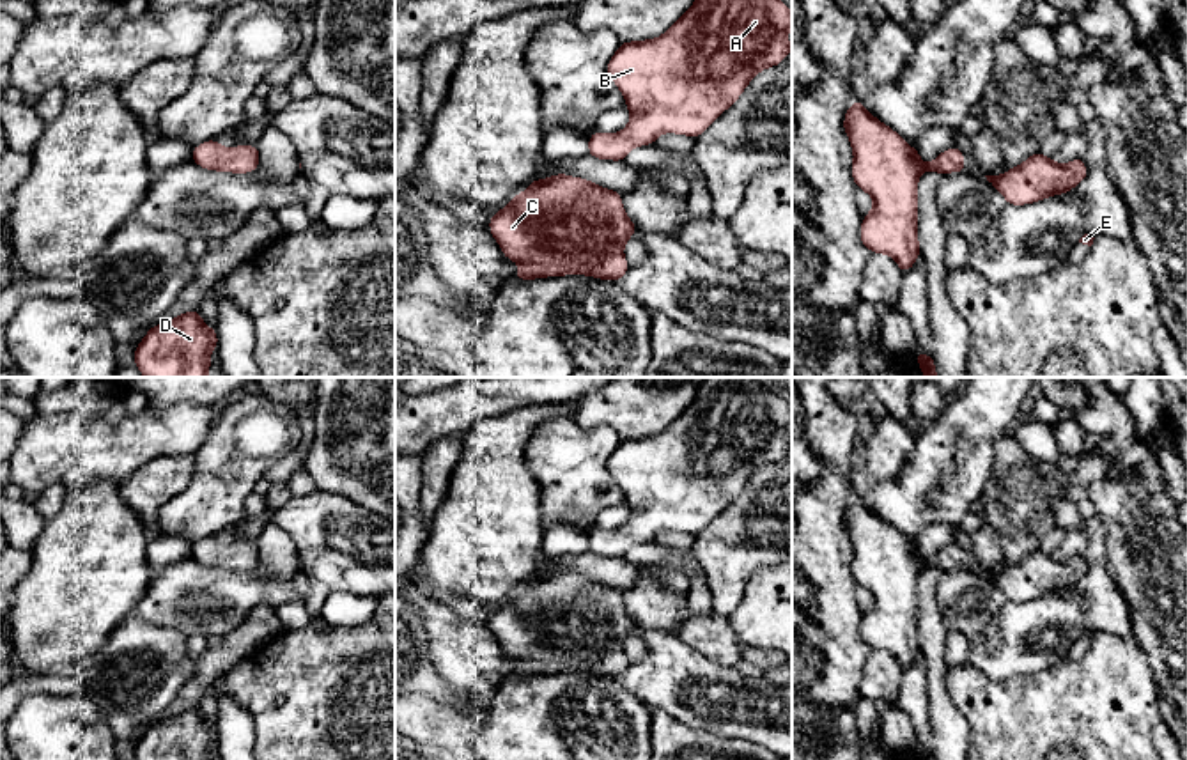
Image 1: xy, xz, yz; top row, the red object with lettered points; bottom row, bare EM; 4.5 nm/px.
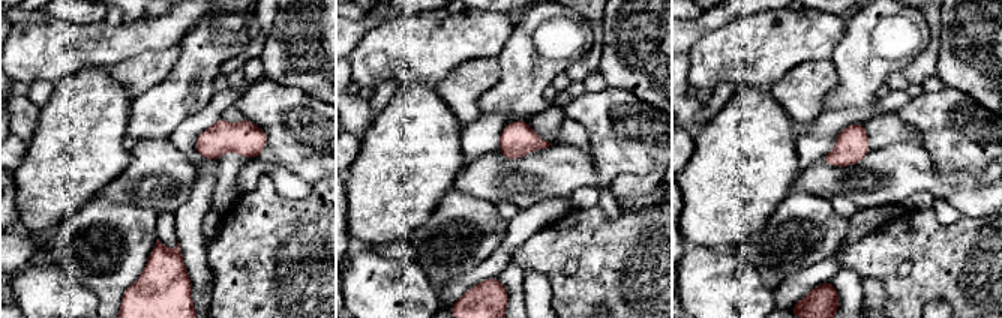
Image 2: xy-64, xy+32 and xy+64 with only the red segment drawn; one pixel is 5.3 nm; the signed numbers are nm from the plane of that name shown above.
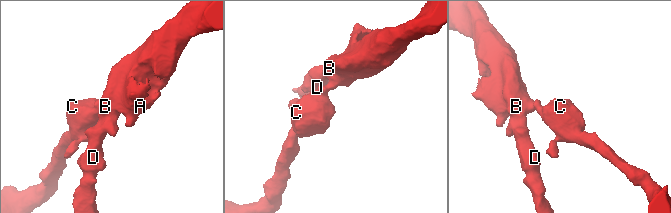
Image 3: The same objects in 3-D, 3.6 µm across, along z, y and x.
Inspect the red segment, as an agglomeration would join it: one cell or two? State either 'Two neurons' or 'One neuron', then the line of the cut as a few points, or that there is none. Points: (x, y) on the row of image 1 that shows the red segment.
One neuron. No split

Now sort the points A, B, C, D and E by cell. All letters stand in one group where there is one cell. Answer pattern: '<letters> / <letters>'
A B C D E

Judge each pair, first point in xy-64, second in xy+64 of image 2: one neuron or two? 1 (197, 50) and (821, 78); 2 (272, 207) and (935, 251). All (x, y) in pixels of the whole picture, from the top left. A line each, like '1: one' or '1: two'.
1: two
2: one

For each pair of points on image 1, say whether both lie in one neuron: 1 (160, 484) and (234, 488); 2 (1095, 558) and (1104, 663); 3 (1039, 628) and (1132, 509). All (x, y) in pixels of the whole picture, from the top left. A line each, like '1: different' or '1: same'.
1: different
2: different
3: different

